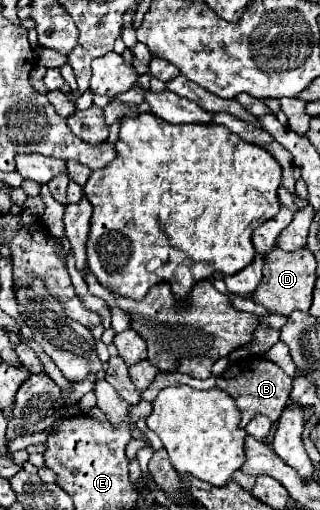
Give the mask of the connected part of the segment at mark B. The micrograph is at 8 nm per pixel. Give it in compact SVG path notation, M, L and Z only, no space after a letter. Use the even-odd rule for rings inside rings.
M249 355L235 363L229 363L227 369L221 375L217 375L215 379L217 379L215 387L227 391L233 397L237 409L241 411L241 427L245 427L255 415L259 414L267 416L272 423L275 423L281 409L289 401L291 383L293 383L293 379L287 373L283 373L283 369L279 365L275 365L273 361L269 361L263 355Z

